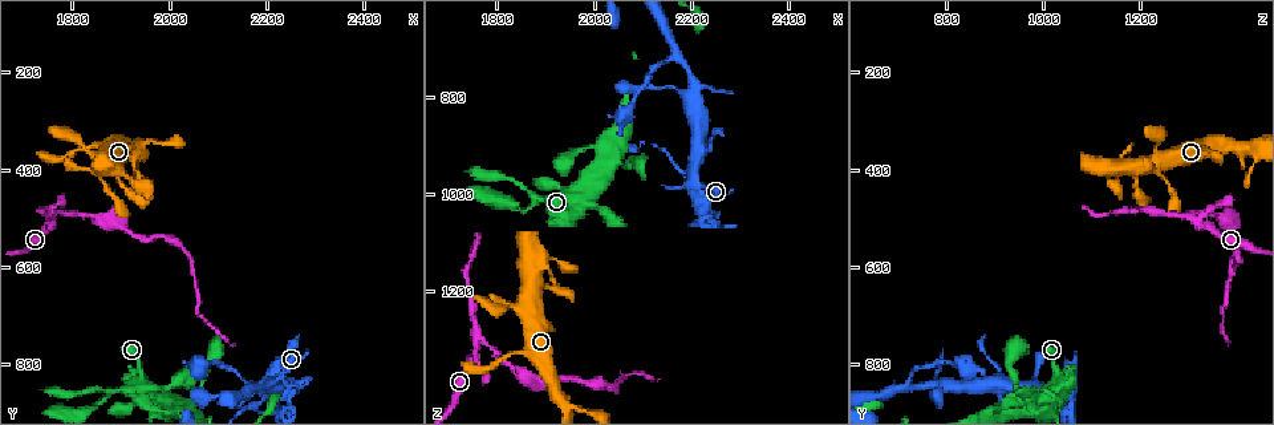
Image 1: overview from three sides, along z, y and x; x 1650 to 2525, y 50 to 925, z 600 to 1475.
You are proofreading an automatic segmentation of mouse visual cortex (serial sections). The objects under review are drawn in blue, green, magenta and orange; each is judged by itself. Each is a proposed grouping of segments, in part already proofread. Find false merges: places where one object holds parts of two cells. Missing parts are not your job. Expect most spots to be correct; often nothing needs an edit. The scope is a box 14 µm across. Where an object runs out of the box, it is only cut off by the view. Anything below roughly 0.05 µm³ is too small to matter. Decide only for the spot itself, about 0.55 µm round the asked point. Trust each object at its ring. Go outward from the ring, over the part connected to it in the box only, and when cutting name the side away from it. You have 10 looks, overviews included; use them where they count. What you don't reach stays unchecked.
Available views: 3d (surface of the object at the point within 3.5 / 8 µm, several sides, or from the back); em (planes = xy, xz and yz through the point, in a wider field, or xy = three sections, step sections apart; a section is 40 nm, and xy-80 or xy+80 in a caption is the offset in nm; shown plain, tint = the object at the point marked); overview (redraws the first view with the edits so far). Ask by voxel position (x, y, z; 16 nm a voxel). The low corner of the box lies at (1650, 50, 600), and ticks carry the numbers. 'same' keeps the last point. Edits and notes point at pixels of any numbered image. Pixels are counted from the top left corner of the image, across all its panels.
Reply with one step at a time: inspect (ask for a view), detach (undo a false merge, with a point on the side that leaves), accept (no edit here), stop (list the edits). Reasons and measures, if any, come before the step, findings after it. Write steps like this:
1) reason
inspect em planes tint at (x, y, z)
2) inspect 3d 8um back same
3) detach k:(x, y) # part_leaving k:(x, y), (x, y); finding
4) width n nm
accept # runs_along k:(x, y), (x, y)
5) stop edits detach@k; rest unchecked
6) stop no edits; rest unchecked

two arms in line, one across
inspect 3d 3.5um at (2210, 835, 975)

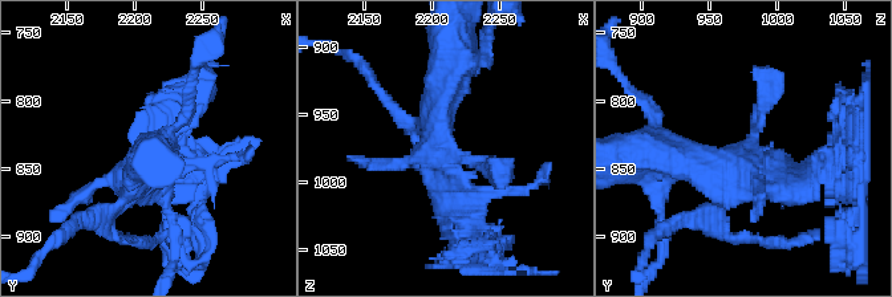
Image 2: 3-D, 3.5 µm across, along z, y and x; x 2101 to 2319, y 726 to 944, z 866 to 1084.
inspect em xy step 2 tint at (2210, 842, 978)

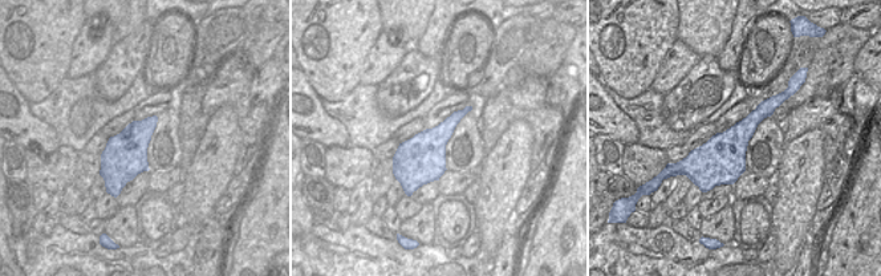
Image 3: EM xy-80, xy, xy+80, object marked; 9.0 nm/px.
accept # runs_along 2:(769, 90), (734, 167), (667, 155); one cell here

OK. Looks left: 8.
narrows sharply
inspect 3d 3.5um at (2005, 845, 1030)

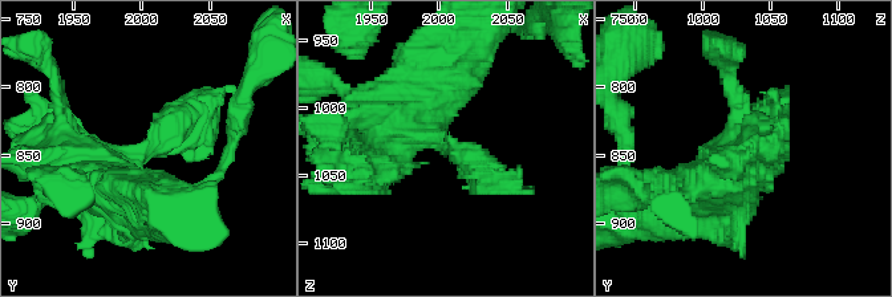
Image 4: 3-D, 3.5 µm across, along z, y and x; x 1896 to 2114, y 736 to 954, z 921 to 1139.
arm_widths 350, 700 nm; need the tissue
inspect em planes tint at (2004, 846, 1030)

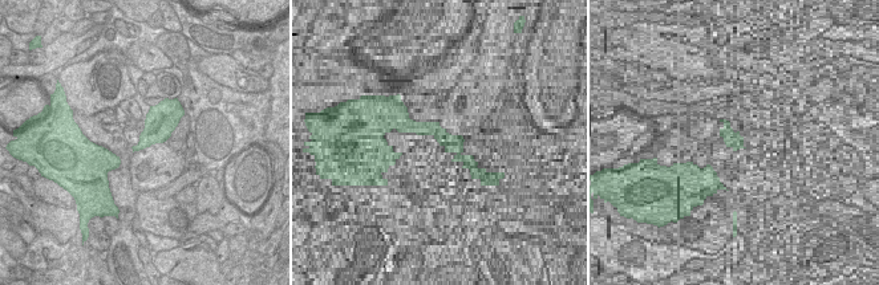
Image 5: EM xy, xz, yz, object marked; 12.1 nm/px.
accept # runs_along 4:(80, 174), (104, 183), (210, 101); continuous, no second cell

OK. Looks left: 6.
thin neck
inspect 3d 3.5um at (1865, 870, 1030)

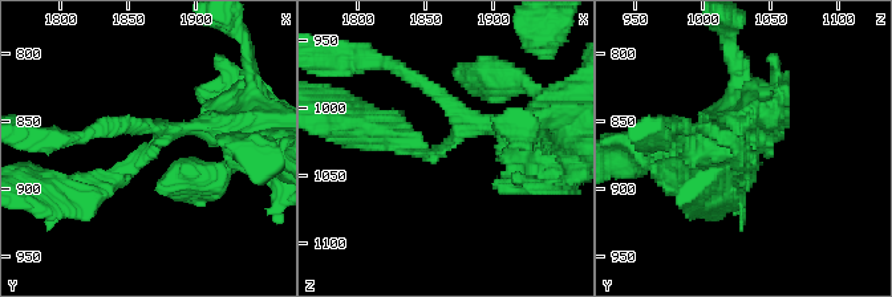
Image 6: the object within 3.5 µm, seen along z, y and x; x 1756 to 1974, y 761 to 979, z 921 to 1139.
arms 3; arm_widths 150, 200, 250 nm
inspect em xy step 1 tint at (1864, 872, 1030)

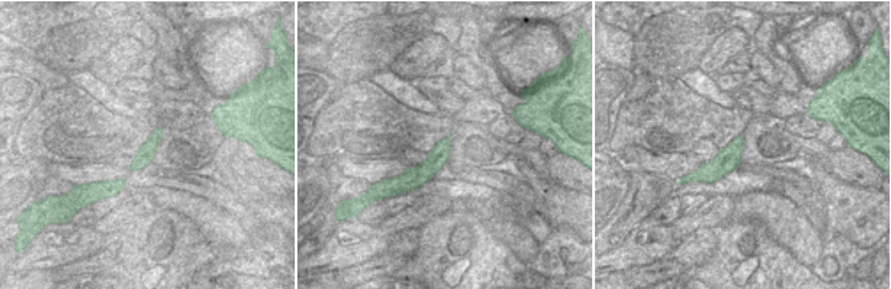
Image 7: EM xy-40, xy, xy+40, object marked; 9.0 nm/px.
accept # runs_along 7:(448, 141), (418, 175), (399, 182); one cell here

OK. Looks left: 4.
sharp bend
inspect 3d 8um at (1855, 365, 1240)

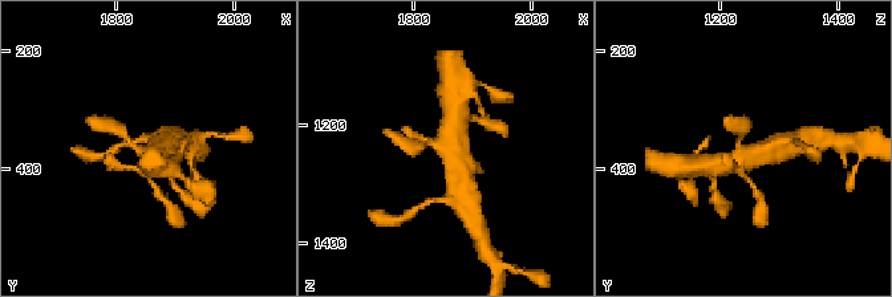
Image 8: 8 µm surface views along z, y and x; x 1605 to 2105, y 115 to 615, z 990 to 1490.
shape alone is not enough
inspect em planes tint at (1850, 370, 1240)

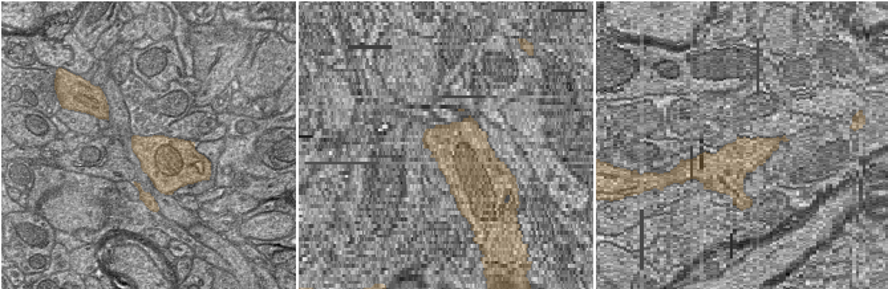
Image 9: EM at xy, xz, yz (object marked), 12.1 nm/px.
accept # runs_along 8:(777, 147), (732, 163), (706, 165); all the same cell

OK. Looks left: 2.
stop no edits; rest unchecked

